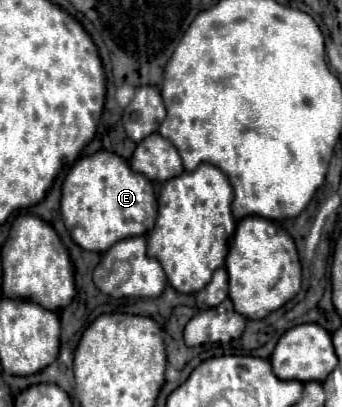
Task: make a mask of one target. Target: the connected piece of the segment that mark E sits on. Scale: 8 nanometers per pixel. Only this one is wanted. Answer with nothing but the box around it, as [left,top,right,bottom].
[60,150,156,252]

